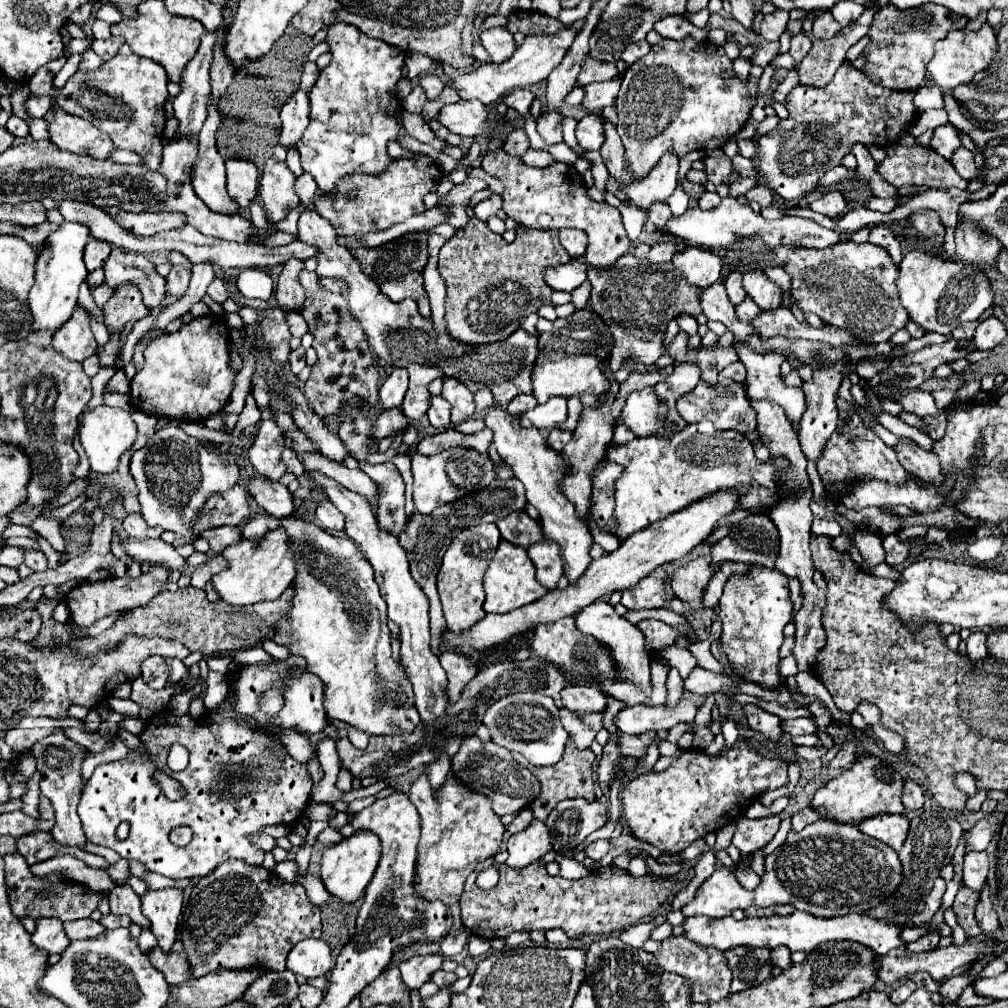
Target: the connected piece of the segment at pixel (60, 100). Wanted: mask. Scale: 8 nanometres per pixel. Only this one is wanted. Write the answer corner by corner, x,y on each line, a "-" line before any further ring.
124,43
118,55
106,61
98,71
78,71
74,73
62,89
52,87
52,63
46,63
32,79
32,95
52,95
56,93
54,105
62,107
70,115
78,115
94,123
100,131
112,137
116,149
128,149
142,157
144,167
158,171
162,163
162,133
164,133
164,103
168,99
168,75
160,63
152,59
138,57

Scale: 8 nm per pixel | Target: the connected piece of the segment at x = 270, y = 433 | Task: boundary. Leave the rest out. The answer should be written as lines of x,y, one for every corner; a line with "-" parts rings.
260,421
256,441
248,451
250,463
254,465
258,475
270,481
280,481
280,477
286,473
286,465
280,459
282,449
284,449
282,429
274,421

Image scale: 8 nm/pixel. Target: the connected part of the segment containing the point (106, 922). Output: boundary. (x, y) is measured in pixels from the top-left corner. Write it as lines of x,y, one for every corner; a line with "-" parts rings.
102,915
100,923
106,927
106,929
116,929
116,927
128,927
130,925
130,919
126,915

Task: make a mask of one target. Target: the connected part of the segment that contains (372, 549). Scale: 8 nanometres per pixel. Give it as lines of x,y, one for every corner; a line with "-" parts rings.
312,471
310,477
316,481
318,489
342,511
346,517
346,535
354,539
358,549
364,553
368,563
374,567
374,581
380,587
380,595
388,603
388,619
392,619
400,627
400,639
402,639
402,665
408,671
408,677
414,685
414,705
420,713
420,719
424,723
432,723
436,717
444,715
446,711
446,671
442,669
438,657
430,649
430,621
428,621
428,599
424,591
418,587
414,577
410,575
410,565
406,559
406,551
400,547
398,537
378,529
378,523
374,519
374,513
366,499
362,495
354,495
354,491
346,491
340,483
334,483
334,479

